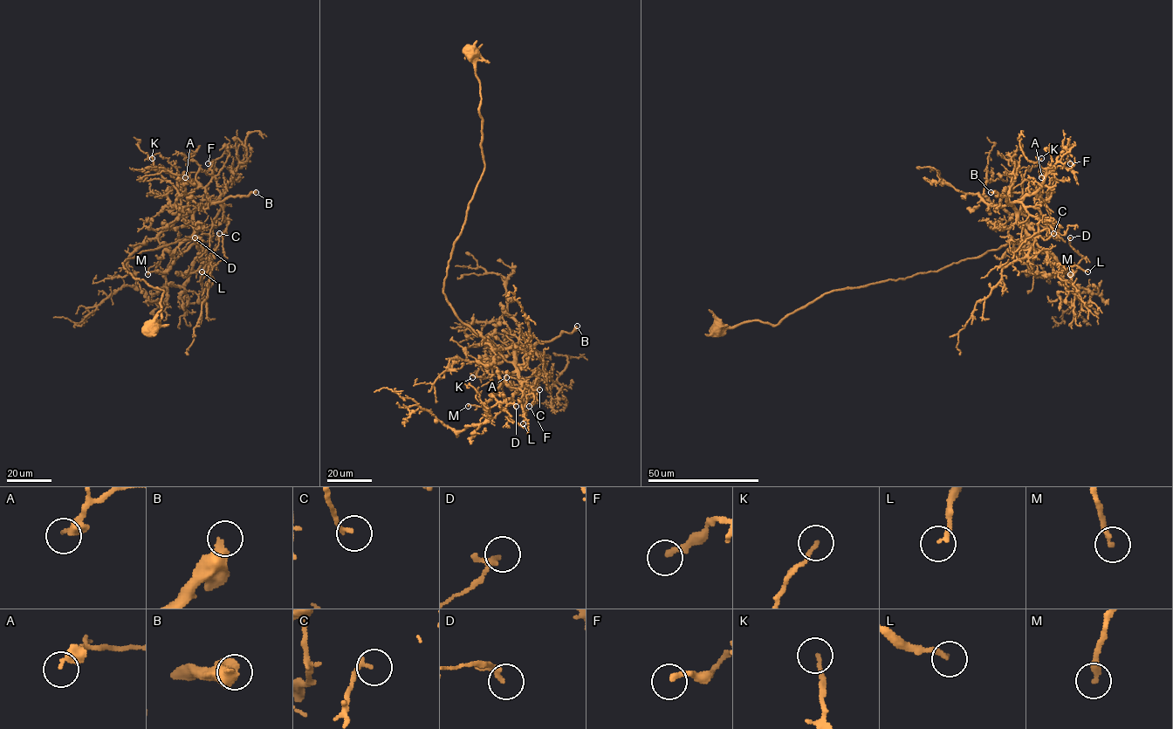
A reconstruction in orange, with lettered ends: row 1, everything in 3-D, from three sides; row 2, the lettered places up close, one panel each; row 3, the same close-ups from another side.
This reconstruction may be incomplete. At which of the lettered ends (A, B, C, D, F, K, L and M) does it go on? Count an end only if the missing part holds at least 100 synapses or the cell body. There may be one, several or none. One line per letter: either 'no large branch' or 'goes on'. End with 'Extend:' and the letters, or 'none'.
A: no large branch
B: goes on
C: no large branch
D: no large branch
F: no large branch
K: no large branch
L: no large branch
M: no large branch
Extend: B

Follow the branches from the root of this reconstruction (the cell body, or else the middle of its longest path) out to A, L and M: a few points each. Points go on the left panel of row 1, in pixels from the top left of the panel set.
A: (150, 329), (160, 322), (163, 291), (122, 263), (189, 237), (194, 212), (225, 187), (204, 171), (185, 177)
L: (150, 329), (160, 322), (163, 291), (134, 278), (122, 263), (192, 237), (202, 271)
M: (150, 329), (160, 322), (163, 291), (122, 263), (195, 239), (164, 275), (156, 264), (147, 274)

